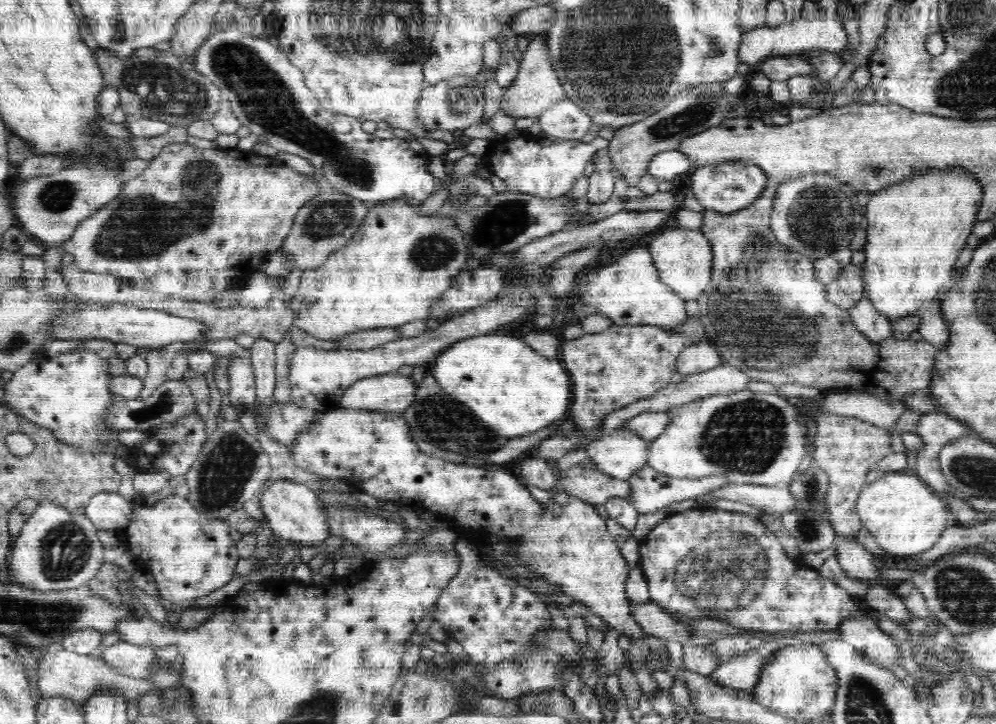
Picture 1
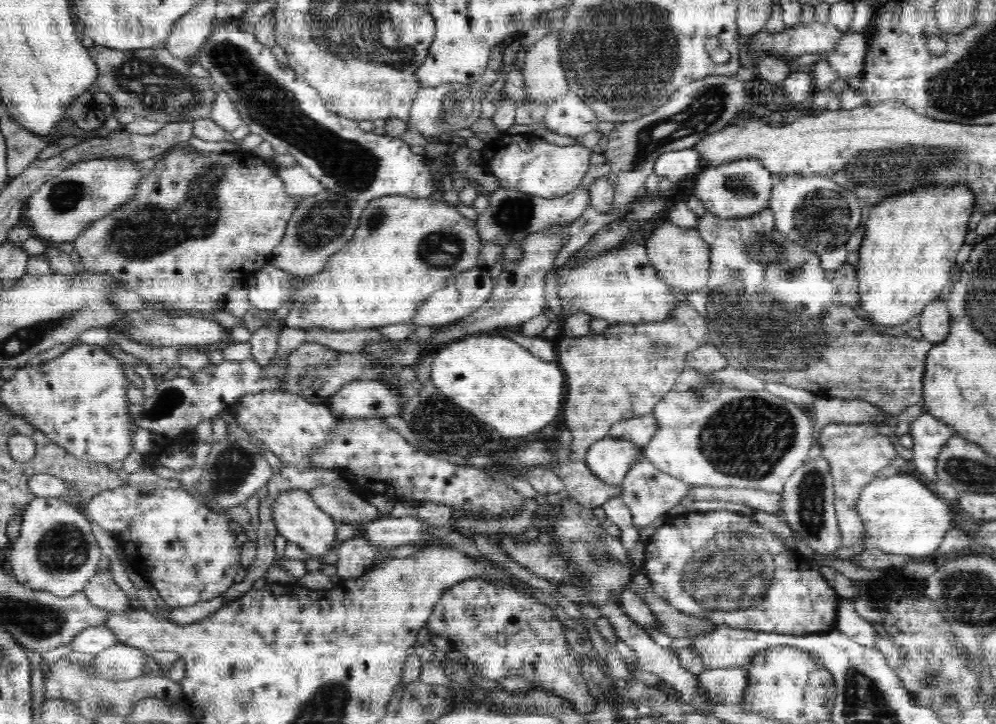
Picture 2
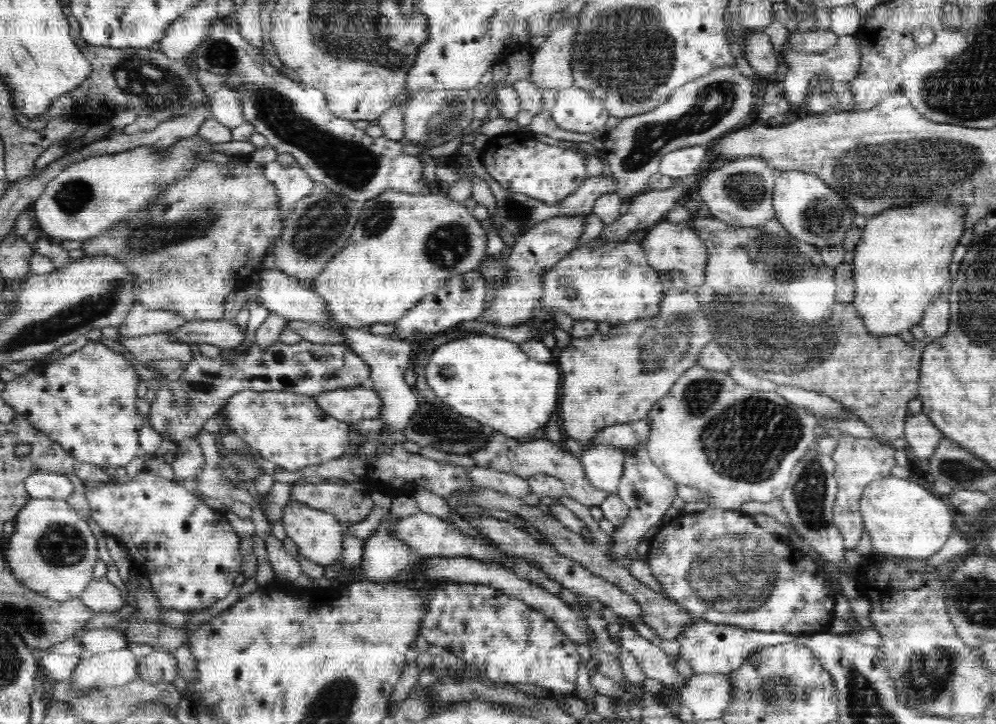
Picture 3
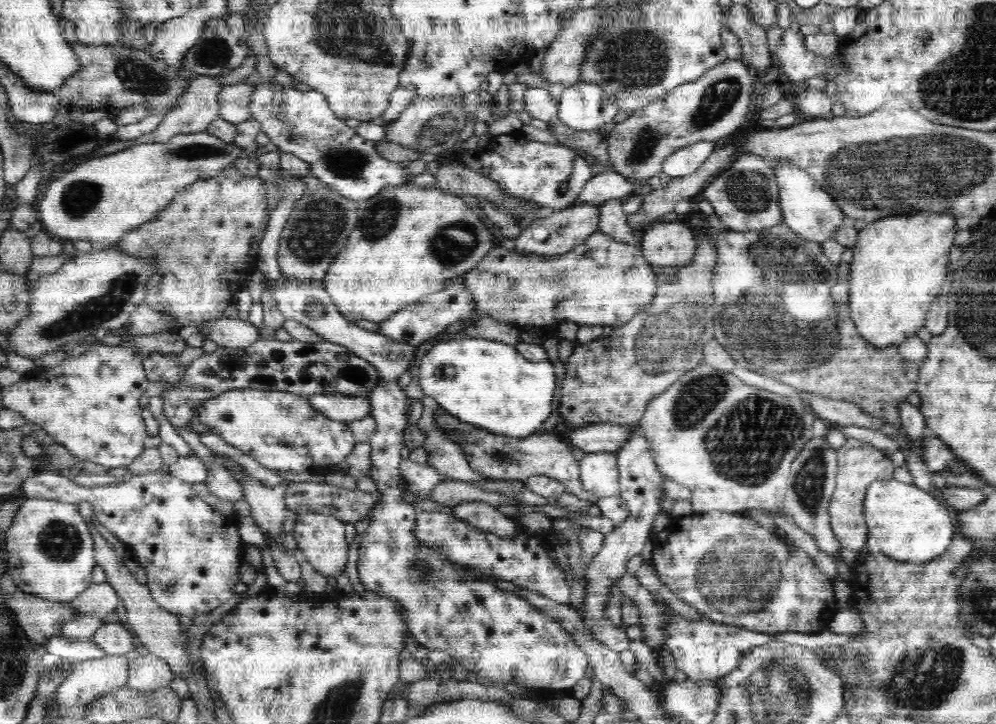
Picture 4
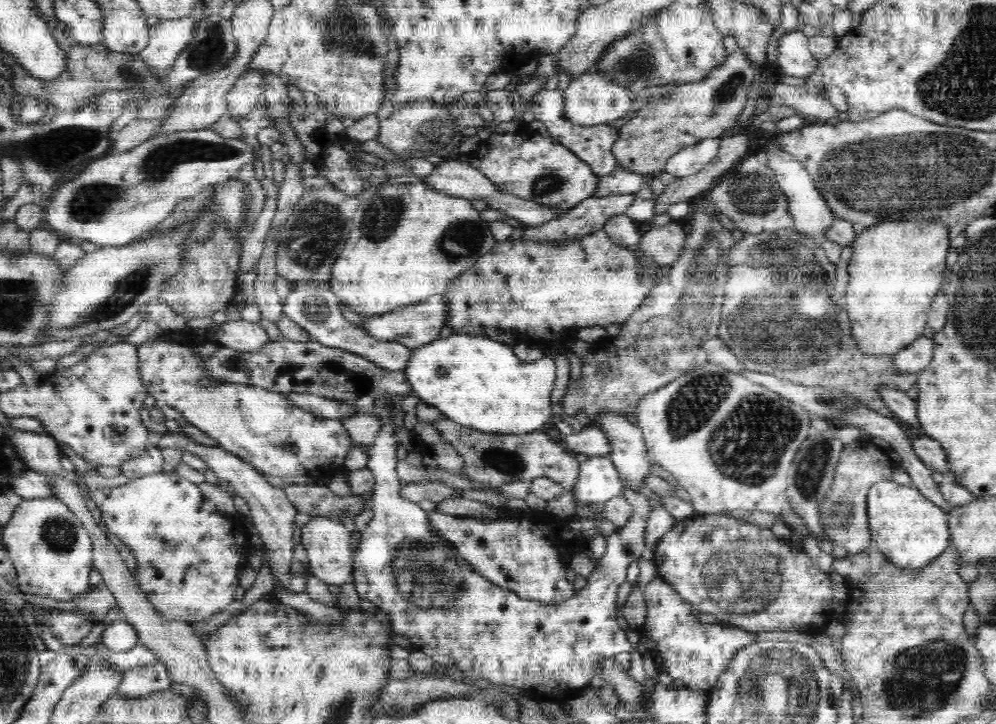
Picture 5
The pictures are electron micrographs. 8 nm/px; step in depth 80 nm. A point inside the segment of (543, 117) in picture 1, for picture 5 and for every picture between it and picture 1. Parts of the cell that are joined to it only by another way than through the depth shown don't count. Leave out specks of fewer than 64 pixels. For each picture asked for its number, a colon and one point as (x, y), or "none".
2: (568, 115)
3: (575, 109)
4: (584, 105)
5: (592, 98)

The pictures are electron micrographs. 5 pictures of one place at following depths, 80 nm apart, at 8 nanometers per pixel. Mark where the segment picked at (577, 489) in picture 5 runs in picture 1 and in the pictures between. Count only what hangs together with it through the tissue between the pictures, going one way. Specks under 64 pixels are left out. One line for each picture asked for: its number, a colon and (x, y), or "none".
1: (620, 453)
2: (609, 459)
3: (603, 466)
4: (599, 474)

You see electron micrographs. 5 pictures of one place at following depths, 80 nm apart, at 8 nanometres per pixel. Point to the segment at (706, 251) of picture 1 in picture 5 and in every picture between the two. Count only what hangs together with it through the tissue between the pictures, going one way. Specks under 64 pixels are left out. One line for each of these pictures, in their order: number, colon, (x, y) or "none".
2: (682, 258)
3: (669, 246)
4: (670, 244)
5: (661, 246)

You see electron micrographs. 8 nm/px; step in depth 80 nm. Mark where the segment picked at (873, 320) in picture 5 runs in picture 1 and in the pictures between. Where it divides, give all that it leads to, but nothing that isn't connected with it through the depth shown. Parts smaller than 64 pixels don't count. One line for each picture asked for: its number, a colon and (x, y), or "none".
1: (915, 230)
2: (911, 240)
3: (900, 266)
4: (899, 265)

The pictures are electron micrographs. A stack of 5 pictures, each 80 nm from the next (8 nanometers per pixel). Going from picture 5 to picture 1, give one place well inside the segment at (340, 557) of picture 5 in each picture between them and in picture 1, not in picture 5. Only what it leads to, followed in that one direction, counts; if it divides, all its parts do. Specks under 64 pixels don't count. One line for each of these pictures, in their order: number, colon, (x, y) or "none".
1: (294, 513)
2: (298, 519)
3: (318, 535)
4: (320, 537)

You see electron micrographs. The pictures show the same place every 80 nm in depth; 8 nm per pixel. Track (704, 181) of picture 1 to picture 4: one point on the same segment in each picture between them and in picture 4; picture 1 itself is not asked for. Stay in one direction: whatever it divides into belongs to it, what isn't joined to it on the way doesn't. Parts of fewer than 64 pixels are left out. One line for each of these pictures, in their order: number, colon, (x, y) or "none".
2: (742, 188)
3: (739, 192)
4: (745, 196)

